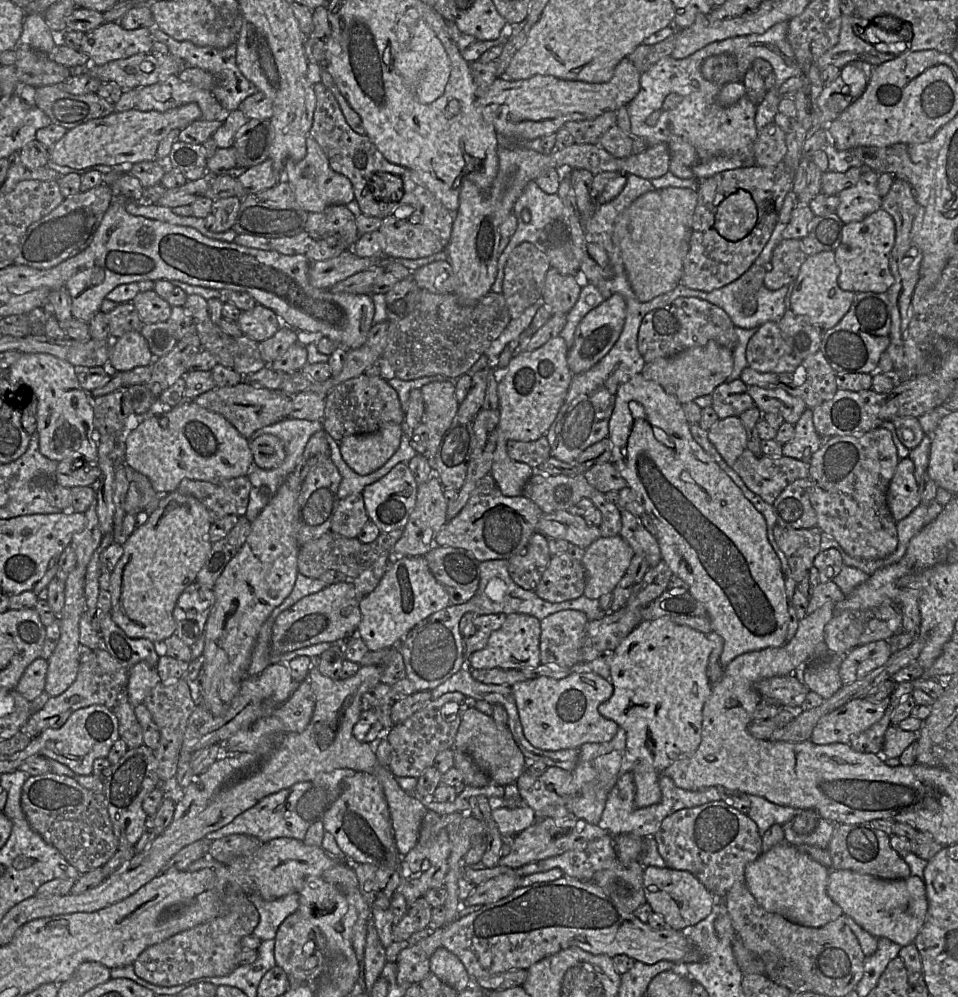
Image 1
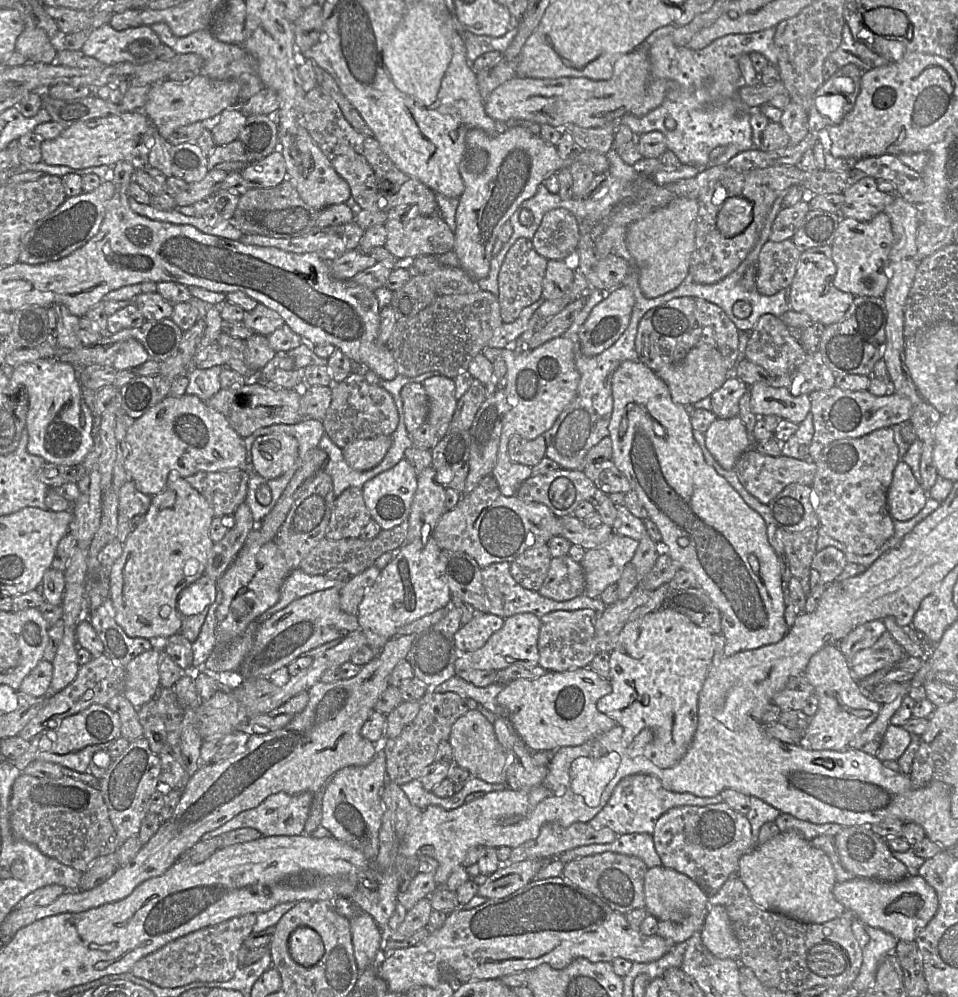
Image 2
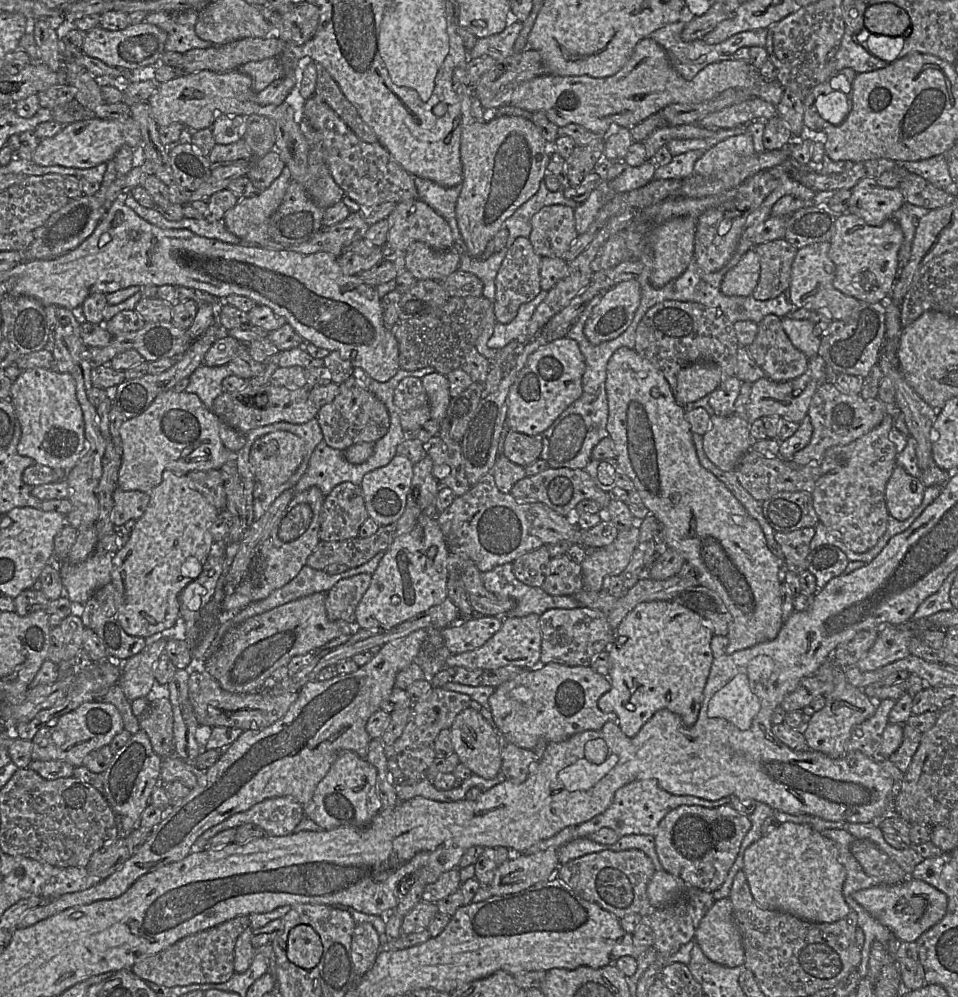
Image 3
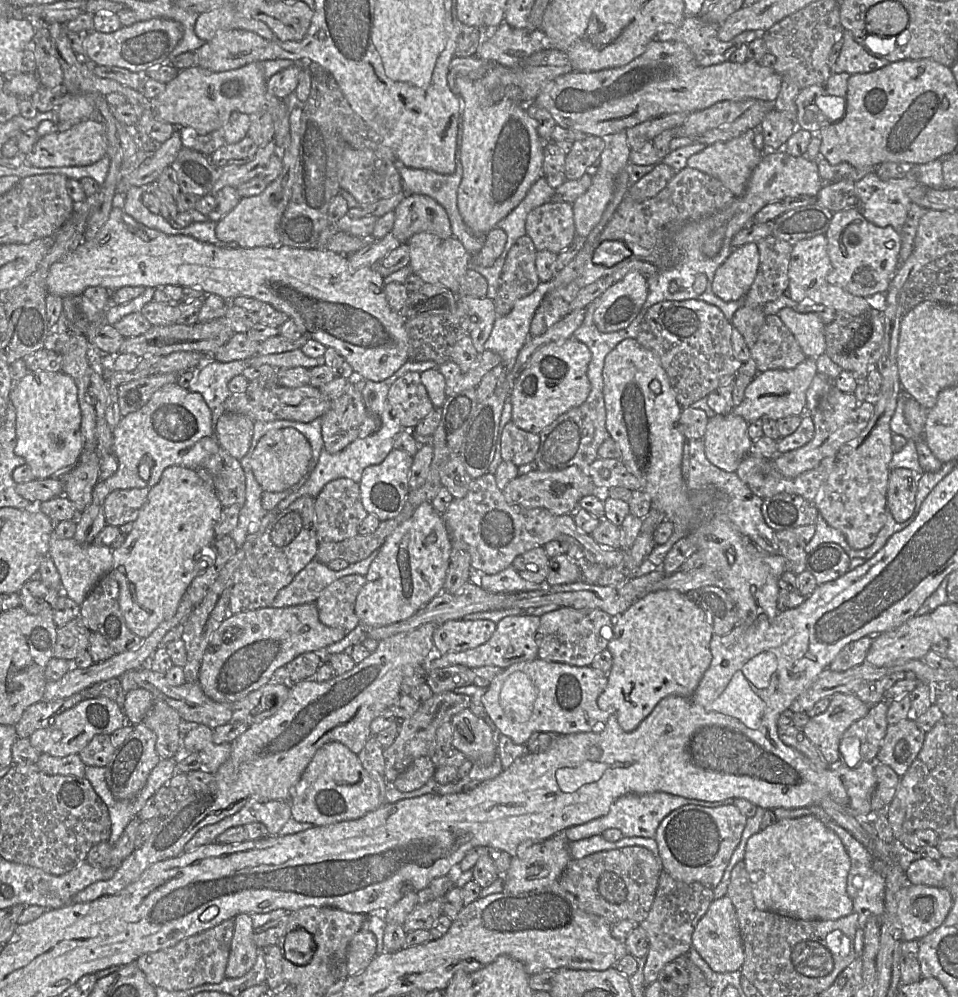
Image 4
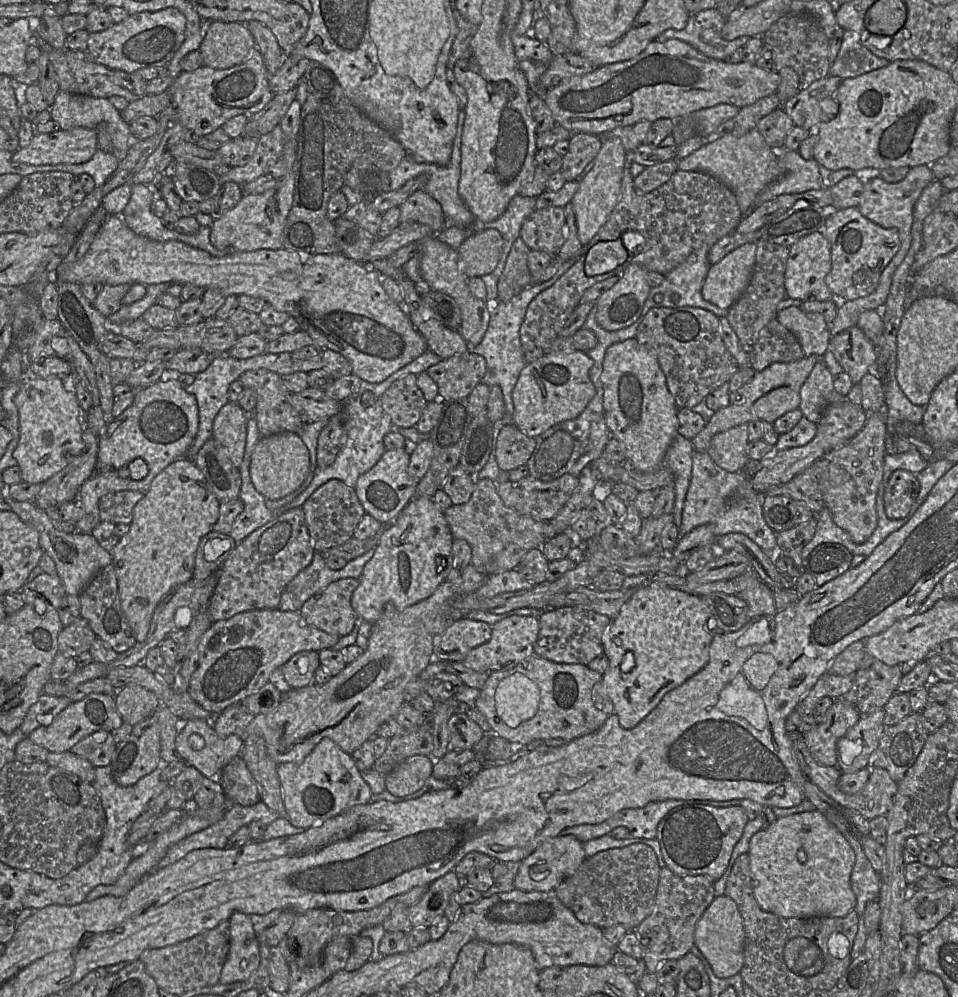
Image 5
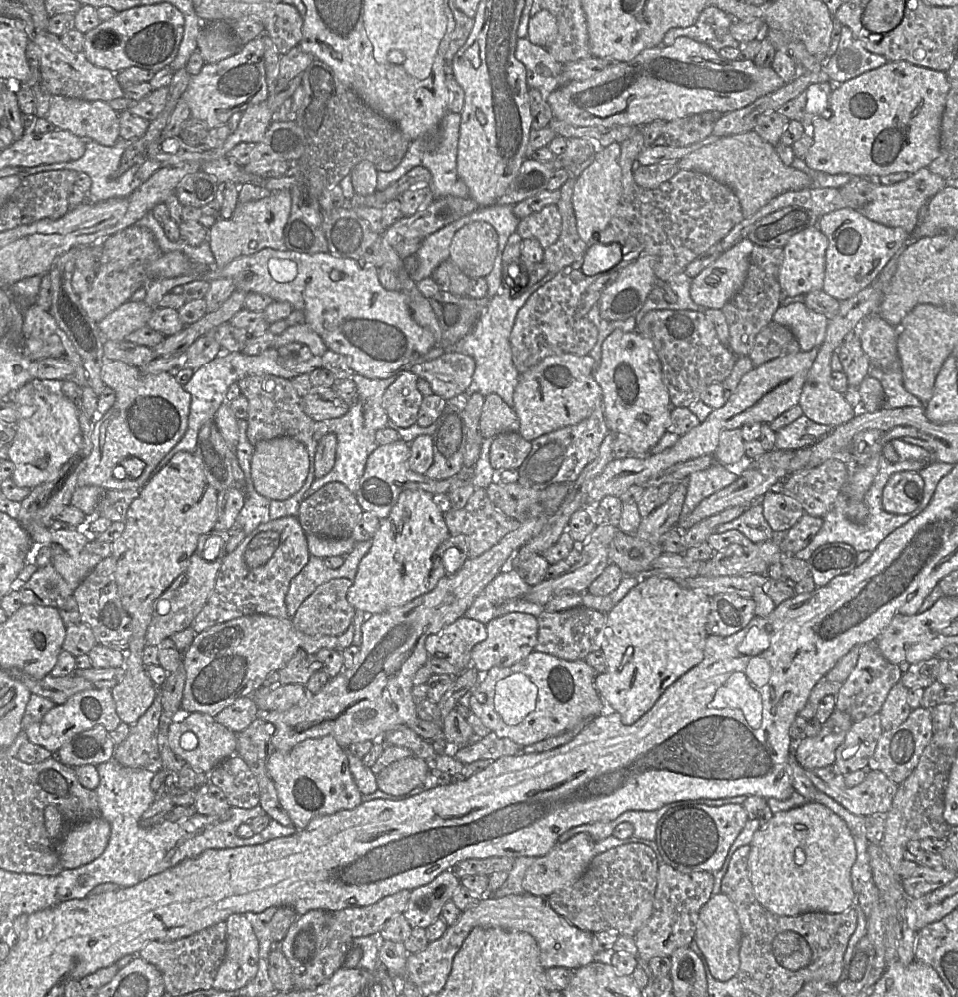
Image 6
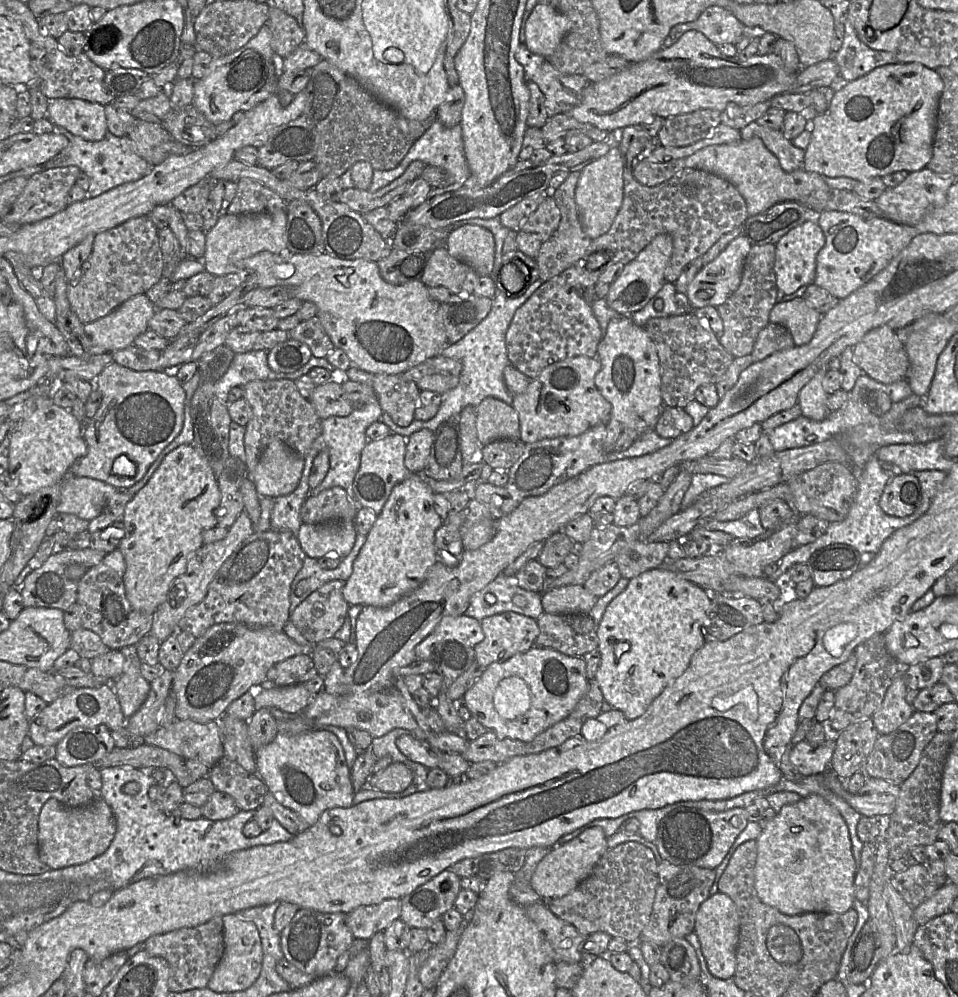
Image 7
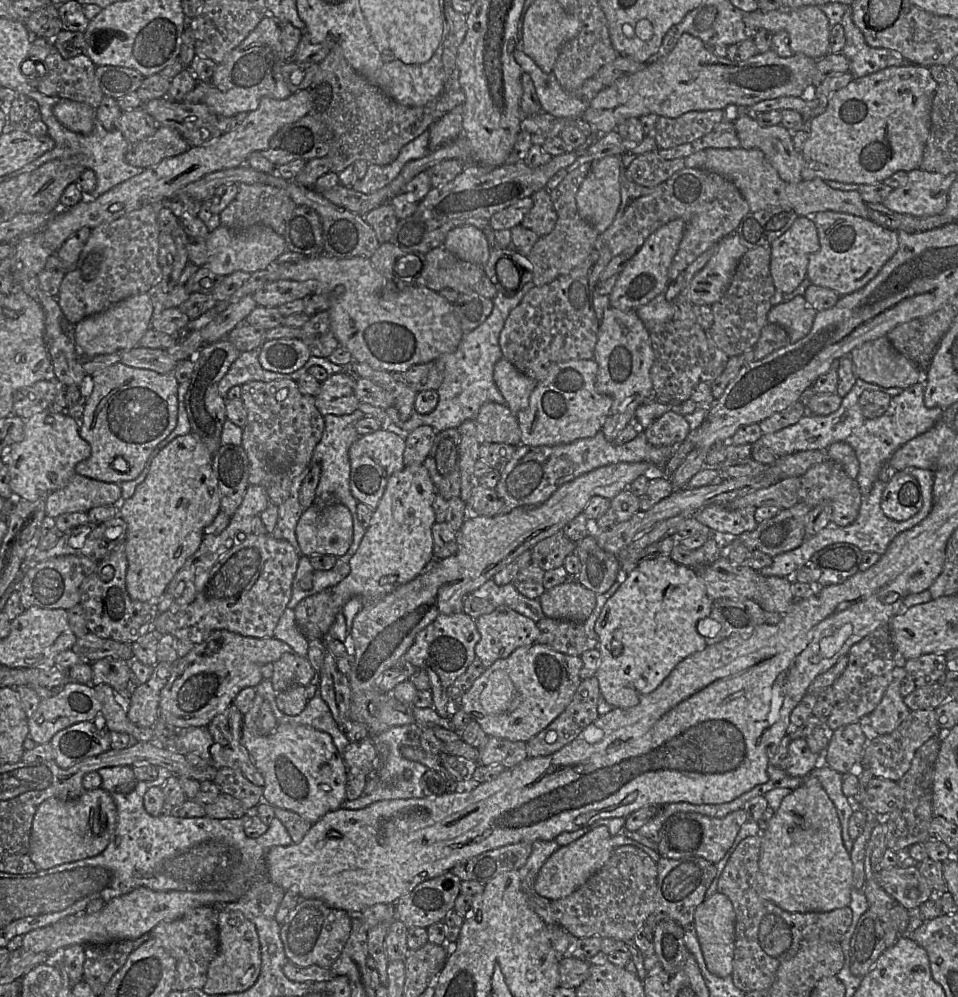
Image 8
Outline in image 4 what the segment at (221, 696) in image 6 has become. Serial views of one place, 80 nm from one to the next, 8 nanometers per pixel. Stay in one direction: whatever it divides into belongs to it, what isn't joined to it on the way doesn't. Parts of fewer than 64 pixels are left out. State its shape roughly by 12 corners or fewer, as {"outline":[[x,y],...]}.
{"outline":[[315,602],[227,617],[197,682],[219,703],[347,634]]}

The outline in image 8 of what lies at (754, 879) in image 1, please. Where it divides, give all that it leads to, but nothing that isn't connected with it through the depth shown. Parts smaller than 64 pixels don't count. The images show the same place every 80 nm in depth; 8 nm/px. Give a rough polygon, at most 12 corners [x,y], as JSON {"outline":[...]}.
{"outline":[[808,775],[761,834],[756,890],[787,912],[849,906],[853,863]]}

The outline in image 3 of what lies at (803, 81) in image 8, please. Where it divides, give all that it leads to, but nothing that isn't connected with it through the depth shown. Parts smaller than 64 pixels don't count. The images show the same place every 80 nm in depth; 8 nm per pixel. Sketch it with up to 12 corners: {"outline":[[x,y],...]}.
{"outline":[[651,37],[606,78],[544,74],[492,108],[543,112],[606,137],[672,104],[743,89],[773,105],[784,88],[750,62],[685,80]]}

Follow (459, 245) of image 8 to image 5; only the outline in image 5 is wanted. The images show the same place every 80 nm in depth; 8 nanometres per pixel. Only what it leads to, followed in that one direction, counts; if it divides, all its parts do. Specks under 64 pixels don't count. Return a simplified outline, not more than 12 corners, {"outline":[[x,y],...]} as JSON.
{"outline":[[497,229],[457,249],[467,278],[491,273],[503,249]]}

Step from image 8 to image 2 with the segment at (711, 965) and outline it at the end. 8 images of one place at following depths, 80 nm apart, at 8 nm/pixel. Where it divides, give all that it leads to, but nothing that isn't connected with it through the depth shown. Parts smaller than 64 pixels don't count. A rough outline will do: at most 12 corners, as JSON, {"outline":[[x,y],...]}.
{"outline":[[723,905],[710,906],[701,929],[719,959],[740,962],[741,949]]}

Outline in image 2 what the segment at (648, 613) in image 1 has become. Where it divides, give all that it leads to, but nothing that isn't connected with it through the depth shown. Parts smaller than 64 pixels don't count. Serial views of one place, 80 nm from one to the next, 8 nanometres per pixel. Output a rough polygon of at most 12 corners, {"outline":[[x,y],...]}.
{"outline":[[700,587],[671,590],[661,608],[712,635],[721,613]]}

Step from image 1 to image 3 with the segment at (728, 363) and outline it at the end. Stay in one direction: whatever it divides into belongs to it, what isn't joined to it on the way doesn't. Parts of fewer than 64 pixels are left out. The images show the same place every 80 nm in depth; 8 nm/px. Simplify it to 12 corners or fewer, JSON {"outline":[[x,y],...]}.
{"outline":[[697,361],[679,371],[674,397],[688,405],[716,390],[717,364]]}

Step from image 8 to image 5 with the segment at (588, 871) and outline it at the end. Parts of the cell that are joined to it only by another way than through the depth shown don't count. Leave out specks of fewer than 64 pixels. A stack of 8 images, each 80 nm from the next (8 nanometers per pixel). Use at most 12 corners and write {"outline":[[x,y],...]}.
{"outline":[[575,836],[543,841],[521,861],[514,887],[554,891],[586,858]]}

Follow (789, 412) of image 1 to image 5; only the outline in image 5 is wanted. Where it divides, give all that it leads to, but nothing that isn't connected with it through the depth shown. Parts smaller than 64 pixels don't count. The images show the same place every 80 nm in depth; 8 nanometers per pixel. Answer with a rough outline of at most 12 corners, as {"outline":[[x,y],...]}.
{"outline":[[819,356],[776,362],[754,374],[739,400],[714,412],[693,439],[753,420],[775,422],[800,406]]}

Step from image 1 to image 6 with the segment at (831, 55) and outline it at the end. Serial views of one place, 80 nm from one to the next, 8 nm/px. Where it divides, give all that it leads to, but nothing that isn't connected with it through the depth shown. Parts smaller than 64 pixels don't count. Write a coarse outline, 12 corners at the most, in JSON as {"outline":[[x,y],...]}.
{"outline":[[842,25],[838,49],[824,70],[841,84],[879,68],[885,57],[868,51]]}

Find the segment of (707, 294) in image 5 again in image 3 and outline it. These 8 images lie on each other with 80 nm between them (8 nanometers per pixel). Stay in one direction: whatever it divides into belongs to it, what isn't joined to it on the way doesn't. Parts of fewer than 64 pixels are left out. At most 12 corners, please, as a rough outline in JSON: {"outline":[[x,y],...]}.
{"outline":[[755,247],[724,276],[726,296],[750,296],[760,277]]}

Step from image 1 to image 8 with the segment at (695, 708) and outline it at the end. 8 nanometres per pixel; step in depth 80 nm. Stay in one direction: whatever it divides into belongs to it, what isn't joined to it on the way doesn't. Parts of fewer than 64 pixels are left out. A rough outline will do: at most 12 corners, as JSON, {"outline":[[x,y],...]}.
{"outline":[[670,557],[594,626],[600,694],[632,708],[706,648],[713,600]]}

